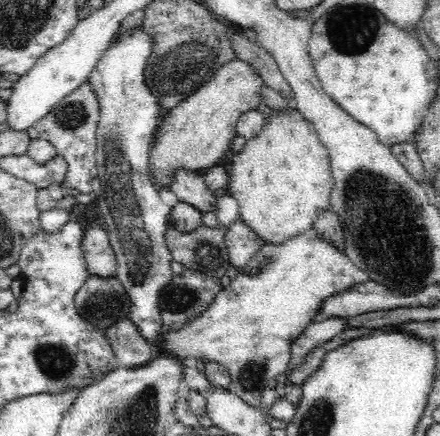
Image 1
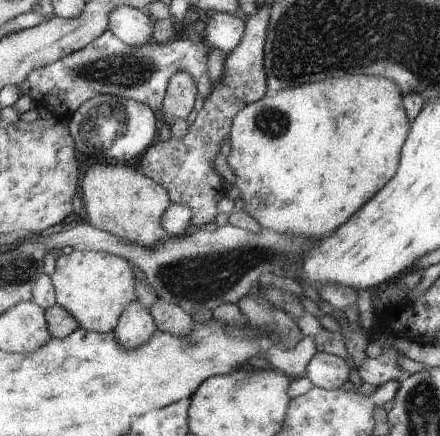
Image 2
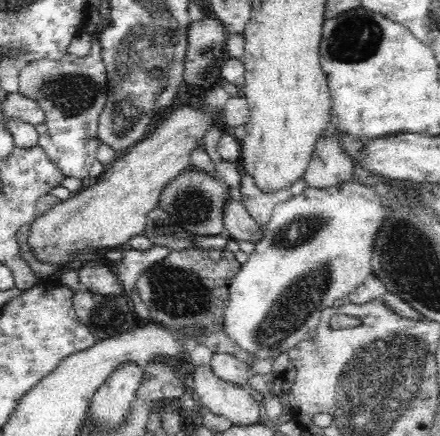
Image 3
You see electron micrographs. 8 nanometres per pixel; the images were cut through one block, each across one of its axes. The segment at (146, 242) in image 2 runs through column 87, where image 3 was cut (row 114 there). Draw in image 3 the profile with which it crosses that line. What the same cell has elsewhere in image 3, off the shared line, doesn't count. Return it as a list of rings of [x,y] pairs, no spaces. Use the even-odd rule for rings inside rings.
[[[216,82],[206,88],[204,96],[190,106],[174,108],[142,142],[134,144],[126,154],[116,158],[96,184],[86,186],[82,192],[54,206],[44,216],[32,222],[30,244],[40,260],[66,264],[72,254],[80,254],[84,248],[118,248],[126,246],[134,236],[146,234],[146,218],[160,204],[160,194],[170,180],[178,174],[192,170],[192,150],[204,150],[204,138],[210,128],[218,126],[218,112],[224,112],[230,94],[224,84]]]

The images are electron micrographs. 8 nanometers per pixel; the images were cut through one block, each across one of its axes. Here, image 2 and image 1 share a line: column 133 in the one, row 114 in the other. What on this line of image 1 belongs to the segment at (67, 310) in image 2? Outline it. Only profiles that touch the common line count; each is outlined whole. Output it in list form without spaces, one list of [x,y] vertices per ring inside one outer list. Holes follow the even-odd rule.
[[[296,108],[290,112],[276,112],[276,116],[266,118],[262,132],[246,142],[246,146],[234,156],[232,174],[228,180],[228,194],[234,196],[240,204],[240,220],[250,226],[250,232],[262,240],[264,246],[280,246],[296,236],[316,234],[318,240],[326,240],[330,248],[338,254],[346,254],[346,242],[342,238],[342,226],[336,212],[330,208],[332,194],[332,170],[330,170],[330,152],[322,144],[318,130],[306,120]]]

